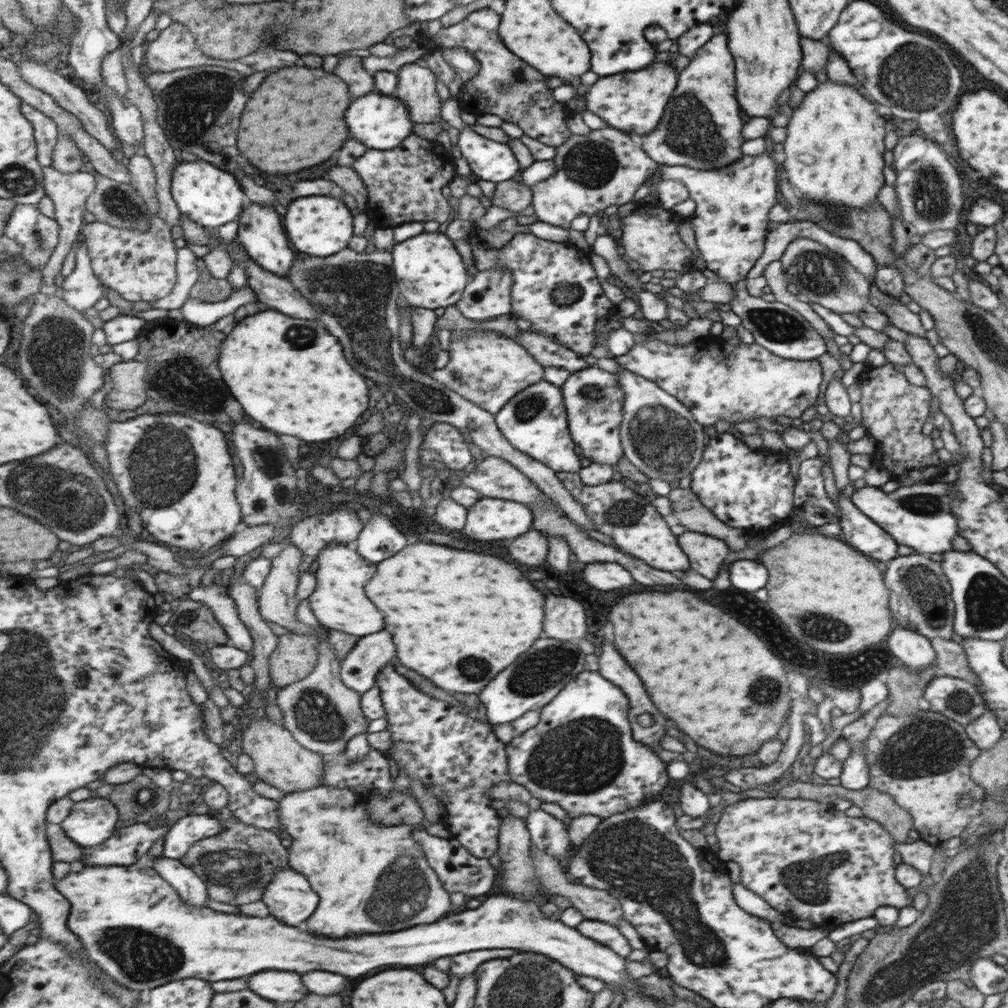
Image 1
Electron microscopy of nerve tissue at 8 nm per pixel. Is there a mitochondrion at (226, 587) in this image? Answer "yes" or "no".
no

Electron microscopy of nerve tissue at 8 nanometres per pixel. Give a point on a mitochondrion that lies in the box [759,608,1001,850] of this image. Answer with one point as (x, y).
(925, 746)

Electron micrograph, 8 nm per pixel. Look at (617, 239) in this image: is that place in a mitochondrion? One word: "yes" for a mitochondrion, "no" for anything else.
no

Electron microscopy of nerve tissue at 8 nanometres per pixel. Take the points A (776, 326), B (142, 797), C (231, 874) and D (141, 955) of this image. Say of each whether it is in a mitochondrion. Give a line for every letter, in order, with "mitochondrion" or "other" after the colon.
A: mitochondrion
B: mitochondrion
C: mitochondrion
D: mitochondrion

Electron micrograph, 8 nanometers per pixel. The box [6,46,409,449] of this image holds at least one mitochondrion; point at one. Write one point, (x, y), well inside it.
(194, 105)

